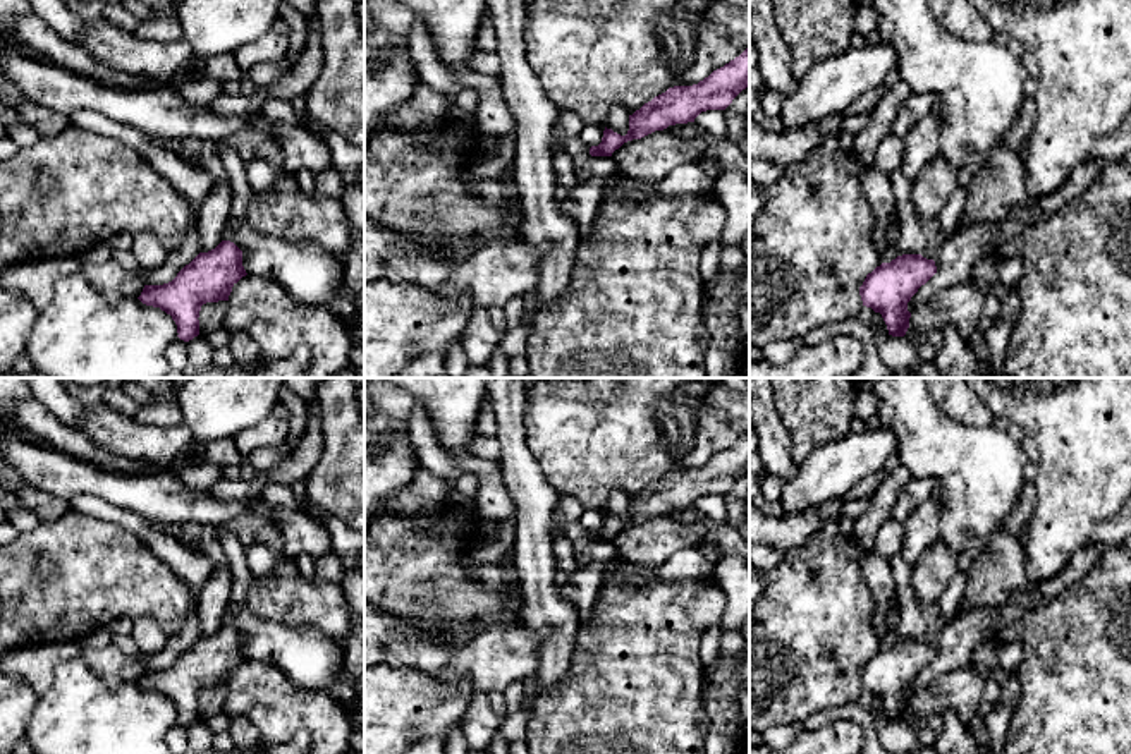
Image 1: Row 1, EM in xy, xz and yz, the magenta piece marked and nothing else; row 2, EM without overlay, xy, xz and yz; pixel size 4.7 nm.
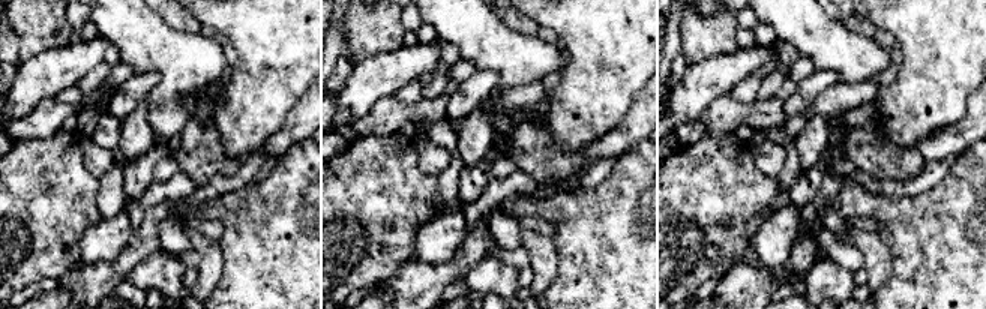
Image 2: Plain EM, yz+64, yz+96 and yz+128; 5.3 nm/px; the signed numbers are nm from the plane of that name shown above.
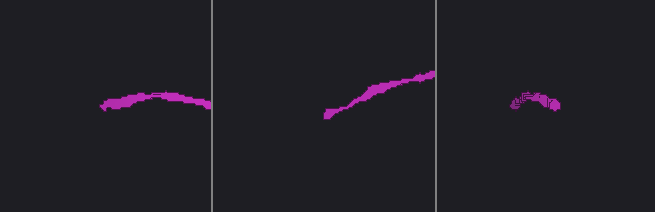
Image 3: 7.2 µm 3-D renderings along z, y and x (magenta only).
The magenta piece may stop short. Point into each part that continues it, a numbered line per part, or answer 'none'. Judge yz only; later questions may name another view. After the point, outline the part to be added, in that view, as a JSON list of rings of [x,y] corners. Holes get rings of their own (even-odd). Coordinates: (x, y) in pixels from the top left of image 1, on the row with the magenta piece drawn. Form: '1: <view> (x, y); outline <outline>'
none

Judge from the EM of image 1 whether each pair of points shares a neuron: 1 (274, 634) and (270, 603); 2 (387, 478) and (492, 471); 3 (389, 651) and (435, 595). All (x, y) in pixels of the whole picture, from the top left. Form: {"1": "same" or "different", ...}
{"1": "different", "2": "different", "3": "different"}

